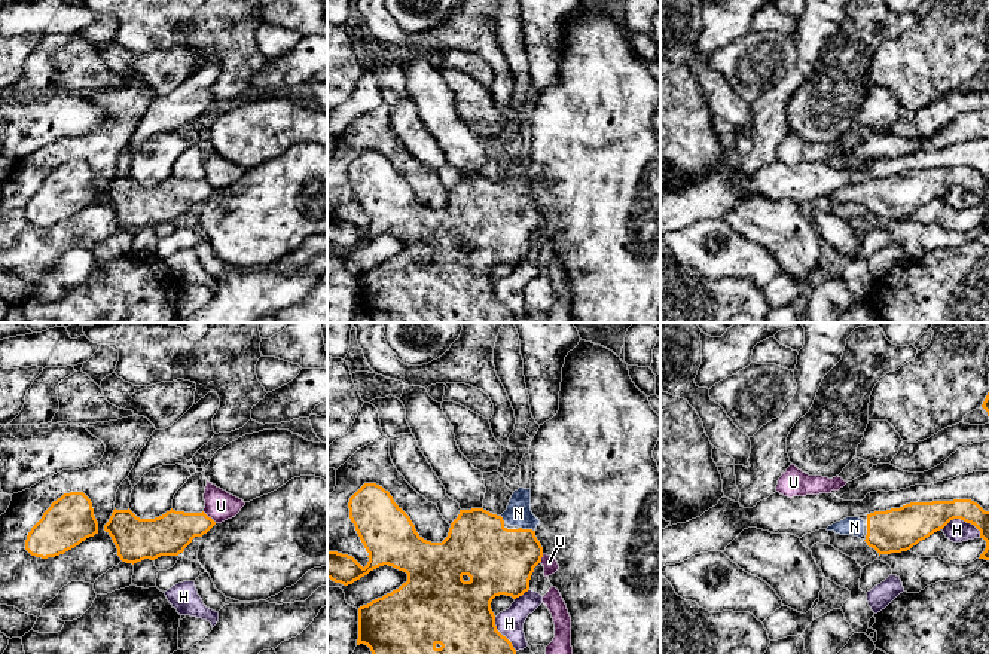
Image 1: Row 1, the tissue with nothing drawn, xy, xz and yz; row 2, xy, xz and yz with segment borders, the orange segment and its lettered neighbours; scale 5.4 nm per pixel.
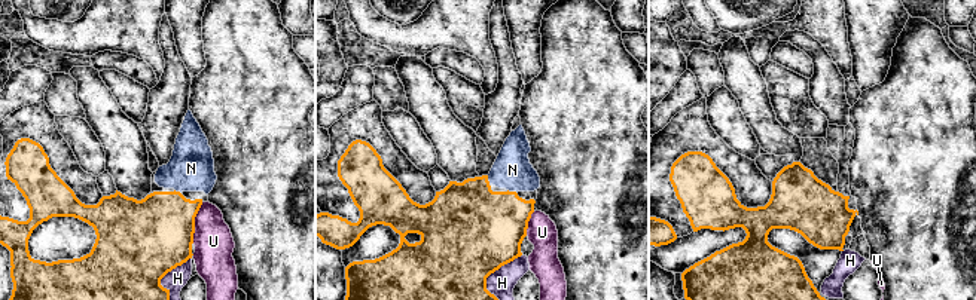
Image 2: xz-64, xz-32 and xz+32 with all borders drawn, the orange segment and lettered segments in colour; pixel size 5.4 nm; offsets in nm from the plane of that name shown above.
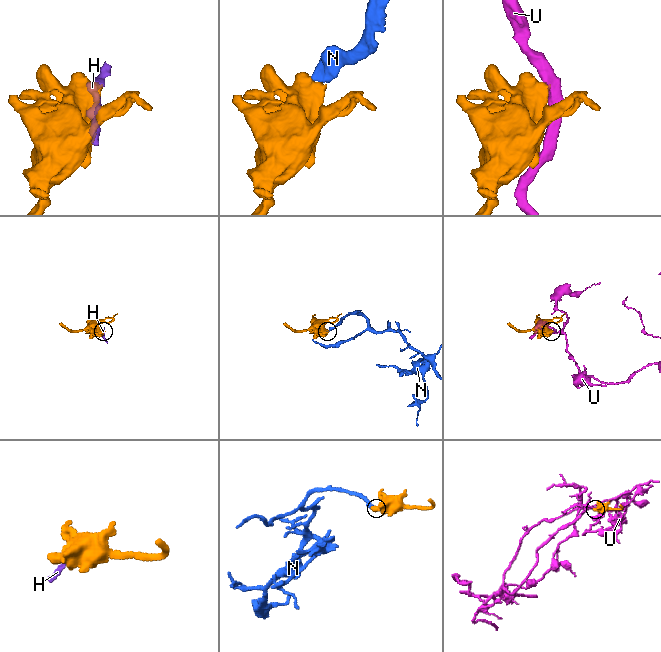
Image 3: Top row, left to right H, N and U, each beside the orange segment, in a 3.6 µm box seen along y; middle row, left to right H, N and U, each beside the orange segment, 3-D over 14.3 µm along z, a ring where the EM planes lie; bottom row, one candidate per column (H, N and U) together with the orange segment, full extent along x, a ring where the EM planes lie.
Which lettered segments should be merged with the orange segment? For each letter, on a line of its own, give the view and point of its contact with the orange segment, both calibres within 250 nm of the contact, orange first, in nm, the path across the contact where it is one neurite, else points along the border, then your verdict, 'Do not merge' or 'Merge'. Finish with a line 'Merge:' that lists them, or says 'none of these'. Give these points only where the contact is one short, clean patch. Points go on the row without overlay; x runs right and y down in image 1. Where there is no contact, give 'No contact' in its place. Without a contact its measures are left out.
H: Touches orange at yz (964, 188). Thickness 200 nm (orange) against 120 nm. Boundary: yz (942, 196), (951, 188), (962, 186), (970, 189), (980, 204). Do not merge
N: Touches orange at xz (527, 196). Thickness 360 nm (orange) against 140 nm. Path across: xz (498, 228), (527, 196), (527, 189), (518, 180). Merge
U: Touches orange at xy (210, 185). Thickness 220 nm (orange) against 160 nm. Do not merge
Merge: N

